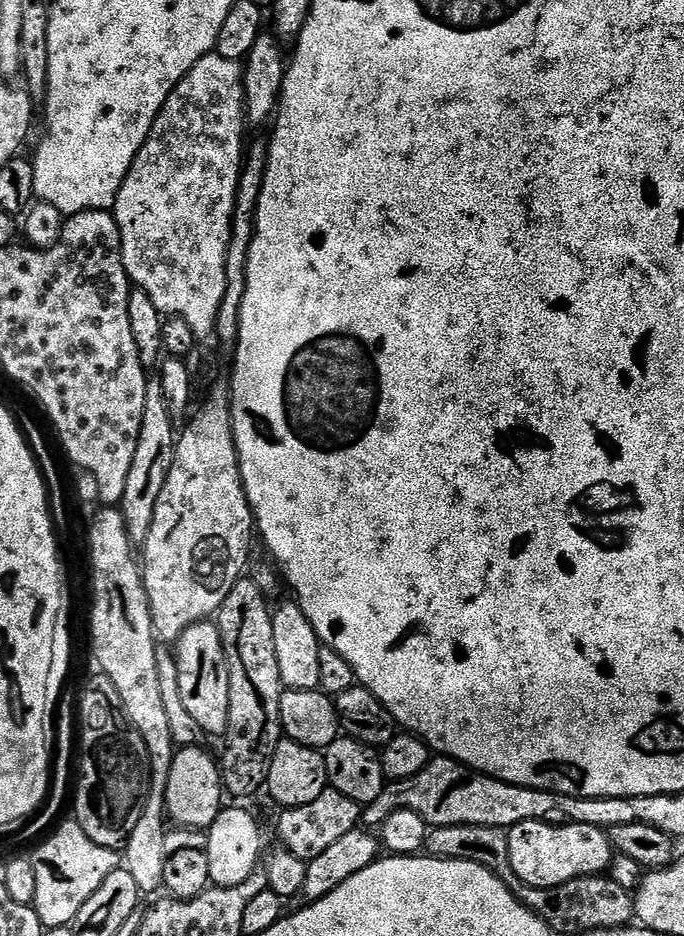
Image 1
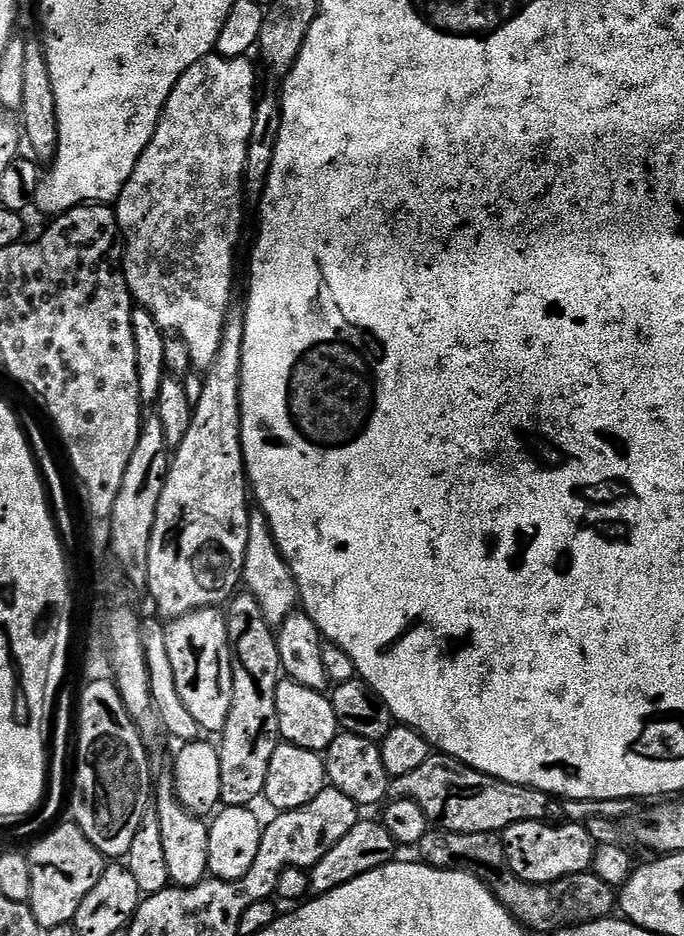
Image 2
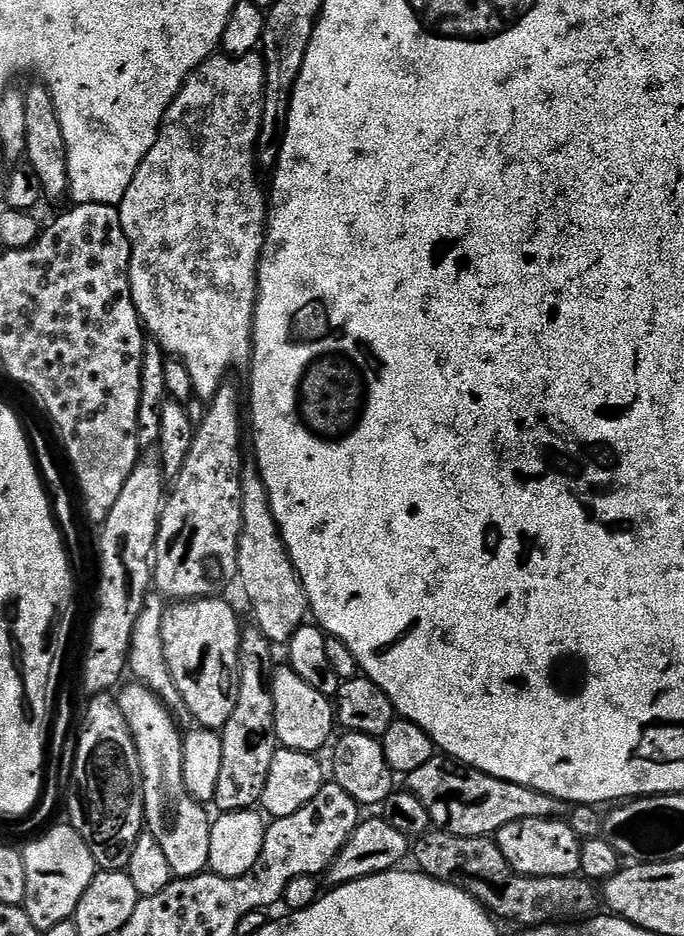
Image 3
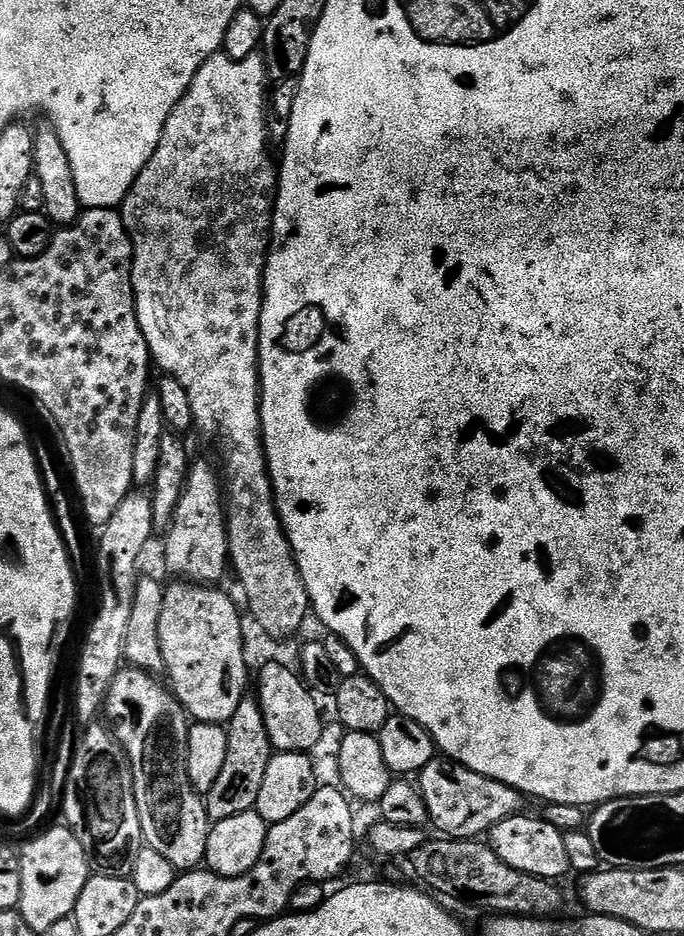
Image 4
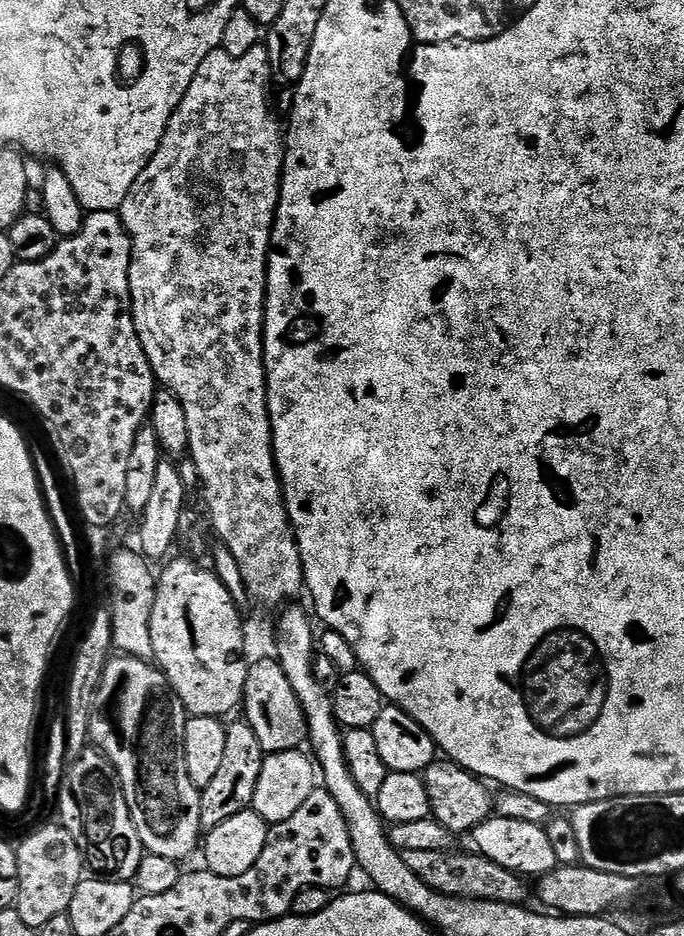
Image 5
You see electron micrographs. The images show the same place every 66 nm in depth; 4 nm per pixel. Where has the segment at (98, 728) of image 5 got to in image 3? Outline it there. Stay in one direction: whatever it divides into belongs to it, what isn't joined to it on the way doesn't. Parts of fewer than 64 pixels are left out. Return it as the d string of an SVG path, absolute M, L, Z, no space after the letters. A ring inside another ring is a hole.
M128 683L119 689L116 707L120 709L122 718L126 718L126 726L138 750L146 832L166 854L173 877L198 876L208 868L212 820L208 816L209 809L191 796L182 778L184 738L181 725L154 693L141 684Z

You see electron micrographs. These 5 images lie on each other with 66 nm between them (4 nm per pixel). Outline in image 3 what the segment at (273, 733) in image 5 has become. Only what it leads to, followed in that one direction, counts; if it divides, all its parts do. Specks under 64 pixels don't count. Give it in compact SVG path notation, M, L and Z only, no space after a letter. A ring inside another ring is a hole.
M289 666L271 669L268 689L274 704L274 731L279 747L313 754L319 753L319 748L329 747L333 739L332 728L336 724L334 704L329 697L314 690L313 686L300 678Z

